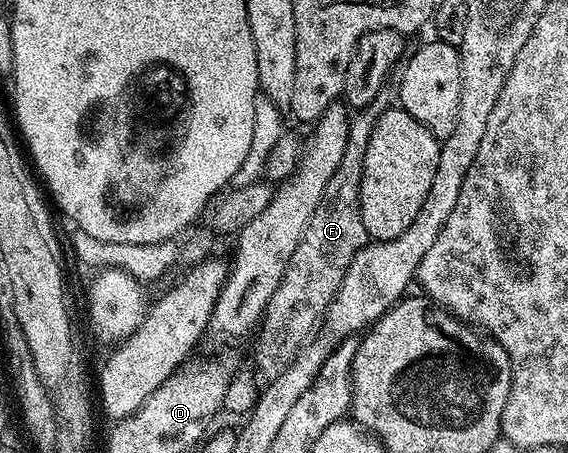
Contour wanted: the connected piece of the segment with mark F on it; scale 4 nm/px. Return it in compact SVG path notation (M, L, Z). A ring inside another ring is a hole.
M408 57L399 58L390 70L377 96L365 107L356 111L351 118L349 139L346 140L341 163L333 174L309 223L305 226L297 249L289 258L285 273L273 292L263 321L256 336L253 358L254 369L264 380L276 379L296 358L297 352L318 334L327 314L329 304L339 291L345 272L352 263L353 256L370 241L364 221L361 220L360 182L364 170L365 152L368 151L369 138L377 120L387 110L394 109L400 100L401 80L404 78Z

